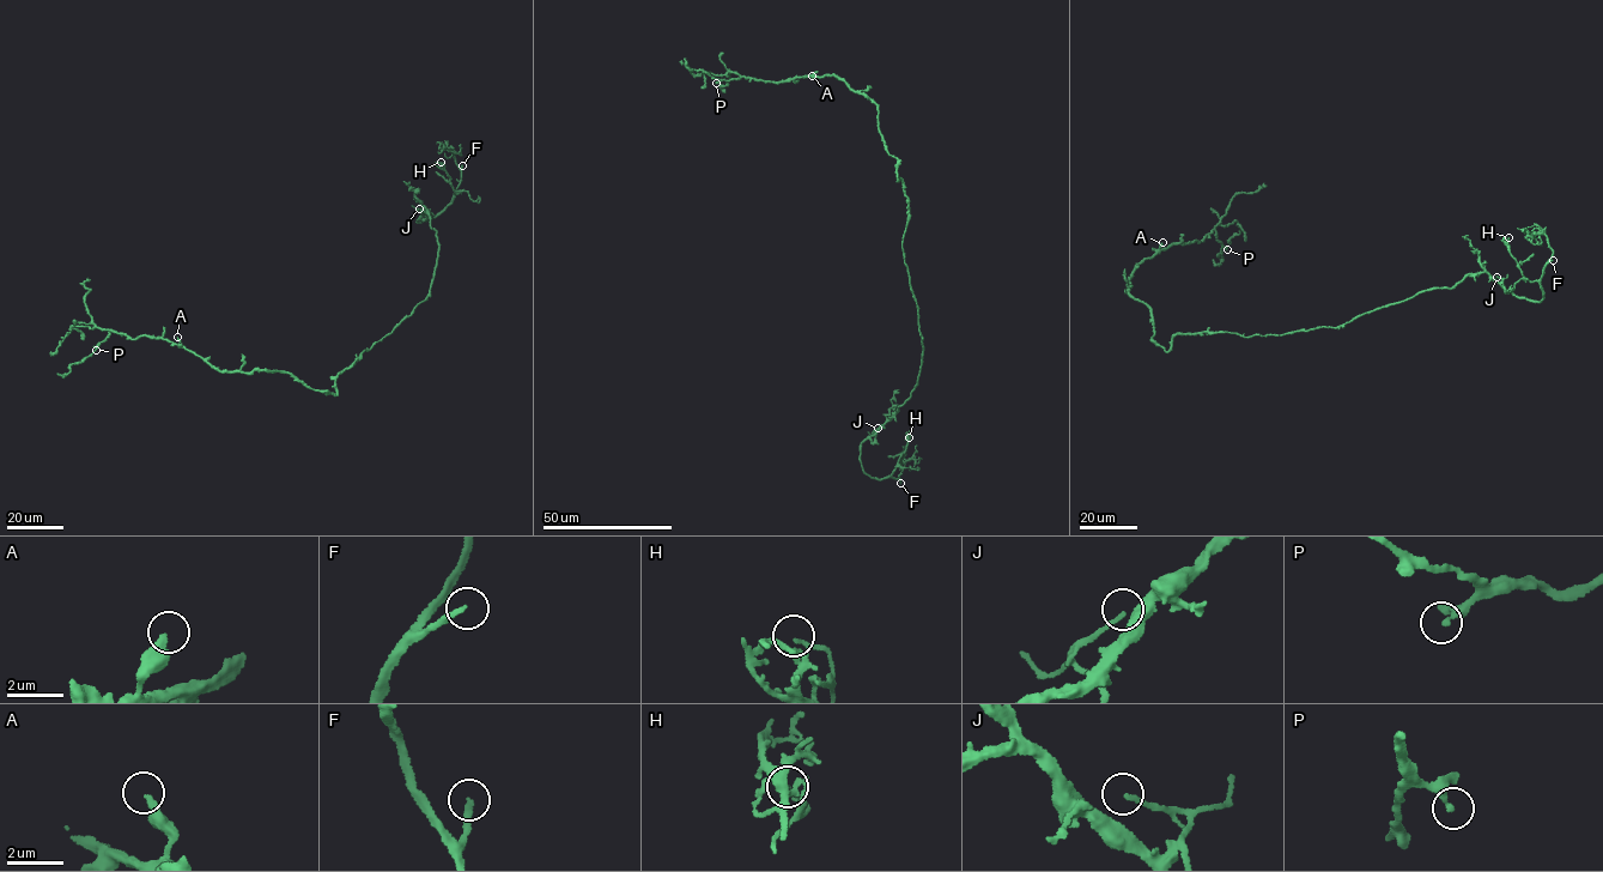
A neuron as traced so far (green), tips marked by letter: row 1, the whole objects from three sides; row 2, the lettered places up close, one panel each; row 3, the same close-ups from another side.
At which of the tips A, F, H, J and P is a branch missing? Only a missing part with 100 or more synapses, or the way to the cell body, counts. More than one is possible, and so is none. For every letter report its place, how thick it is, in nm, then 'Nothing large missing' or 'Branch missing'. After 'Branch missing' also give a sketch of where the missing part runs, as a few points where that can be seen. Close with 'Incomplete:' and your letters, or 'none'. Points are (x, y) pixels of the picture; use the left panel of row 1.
A: Place: (177, 337). Thickness 360 nm. Nothing large missing
F: Place: (462, 165). Thickness 180 nm. Branch missing. Course of what is missing: (462, 165), (465, 133), (459, 117)
H: Place: (441, 162). Thickness 140 nm. Nothing large missing
J: Place: (419, 209). Thickness 160 nm. Nothing large missing
P: Place: (96, 350). Thickness 180 nm. Nothing large missing
Incomplete: F

